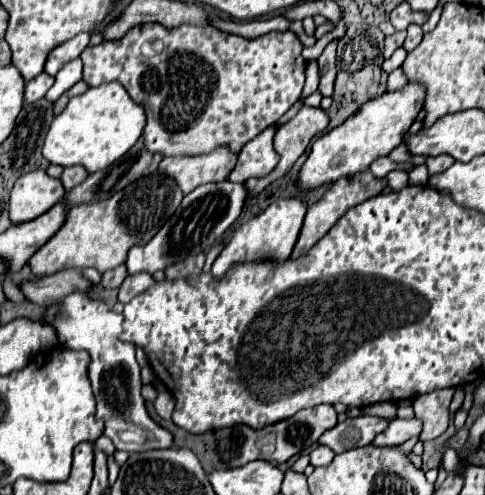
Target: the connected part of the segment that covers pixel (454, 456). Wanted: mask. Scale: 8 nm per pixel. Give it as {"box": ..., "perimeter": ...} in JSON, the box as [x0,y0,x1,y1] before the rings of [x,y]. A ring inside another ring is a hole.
{"box":[442,446,460,472],"perimeter":[[[446,446],[446,450],[444,450],[444,460],[442,460],[442,464],[444,464],[444,468],[446,468],[446,472],[454,472],[456,468],[458,468],[458,464],[460,464],[460,460],[458,460],[458,452],[452,448],[452,446]]]}

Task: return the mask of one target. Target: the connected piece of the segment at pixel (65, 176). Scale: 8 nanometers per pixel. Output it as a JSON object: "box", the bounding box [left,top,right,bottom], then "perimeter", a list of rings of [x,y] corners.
{"box":[60,166,88,190],"perimeter":[[[68,166],[62,170],[62,176],[60,176],[60,182],[64,186],[64,190],[72,190],[74,186],[78,186],[80,182],[84,182],[84,178],[88,176],[88,172],[84,170],[84,166]]]}

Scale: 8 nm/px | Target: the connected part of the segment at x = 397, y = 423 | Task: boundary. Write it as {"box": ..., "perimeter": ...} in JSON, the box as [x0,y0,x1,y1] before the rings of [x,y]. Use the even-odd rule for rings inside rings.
{"box":[374,418,422,446],"perimeter":[[[406,418],[406,420],[392,420],[384,432],[380,432],[374,438],[376,446],[398,446],[404,444],[408,438],[418,436],[422,432],[422,422],[418,418]]]}

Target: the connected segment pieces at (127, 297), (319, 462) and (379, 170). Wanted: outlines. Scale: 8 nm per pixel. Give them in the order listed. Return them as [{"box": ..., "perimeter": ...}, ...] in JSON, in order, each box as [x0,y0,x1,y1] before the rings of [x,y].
[{"box":[118,274,154,304],"perimeter":[[[132,274],[132,276],[128,276],[128,278],[122,282],[122,286],[120,286],[118,302],[122,302],[122,304],[130,302],[136,294],[148,290],[148,288],[152,286],[152,282],[154,282],[154,280],[152,280],[150,274]]]},{"box":[310,446,334,468],"perimeter":[[[316,446],[312,452],[310,452],[310,466],[318,468],[318,466],[326,466],[328,462],[332,462],[334,458],[334,452],[326,446]]]},{"box":[370,158,414,178],"perimeter":[[[378,158],[372,162],[370,170],[376,178],[384,178],[388,172],[392,170],[404,170],[404,172],[410,172],[414,168],[414,164],[406,164],[406,166],[400,166],[400,162],[392,162],[390,158]]]}]

